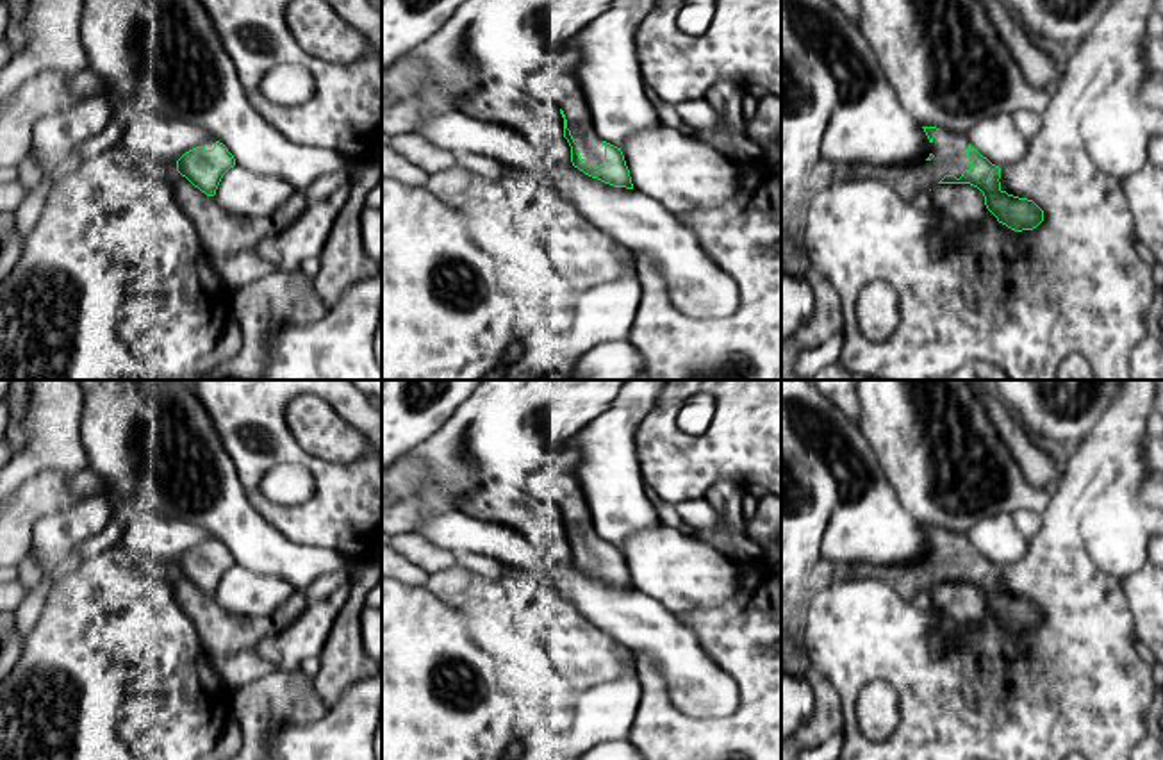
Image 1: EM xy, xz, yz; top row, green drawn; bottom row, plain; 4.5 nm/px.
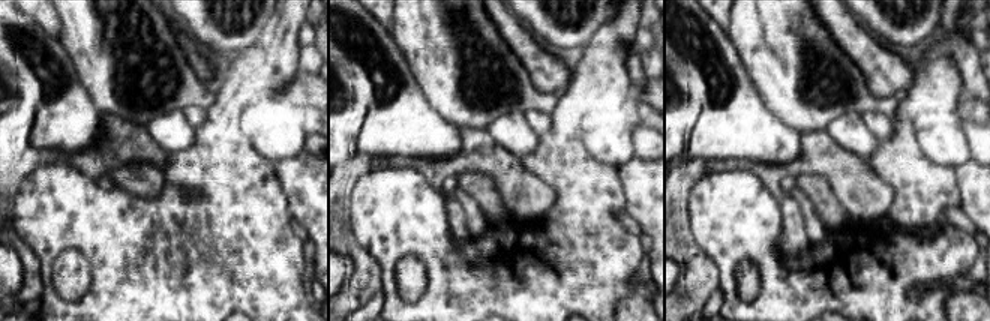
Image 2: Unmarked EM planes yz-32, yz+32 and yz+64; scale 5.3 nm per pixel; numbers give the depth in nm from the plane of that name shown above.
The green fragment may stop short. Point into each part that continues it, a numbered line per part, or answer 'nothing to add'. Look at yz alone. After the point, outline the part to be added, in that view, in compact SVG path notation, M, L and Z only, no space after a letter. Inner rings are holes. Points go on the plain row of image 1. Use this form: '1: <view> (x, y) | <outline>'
1: yz (949, 550) | M938 530L931 542L935 555L931 560L887 566L878 571L878 576L910 601L915 594L935 587L945 574L960 578L965 569L970 569L969 544L965 533Z

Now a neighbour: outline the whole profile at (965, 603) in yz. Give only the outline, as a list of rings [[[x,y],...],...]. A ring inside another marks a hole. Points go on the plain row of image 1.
[[[936,583],[929,592],[933,607],[958,624],[977,626],[985,617],[985,596],[970,583]]]

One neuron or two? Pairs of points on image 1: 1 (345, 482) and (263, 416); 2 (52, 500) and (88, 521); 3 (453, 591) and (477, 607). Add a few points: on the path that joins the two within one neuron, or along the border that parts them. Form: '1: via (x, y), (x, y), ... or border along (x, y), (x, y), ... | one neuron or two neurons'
1: via (323, 471), (300, 457), (280, 437) | one neuron
2: border along (84, 498), (50, 516) | two neurons
3: via (459, 591), (471, 602) | one neuron

